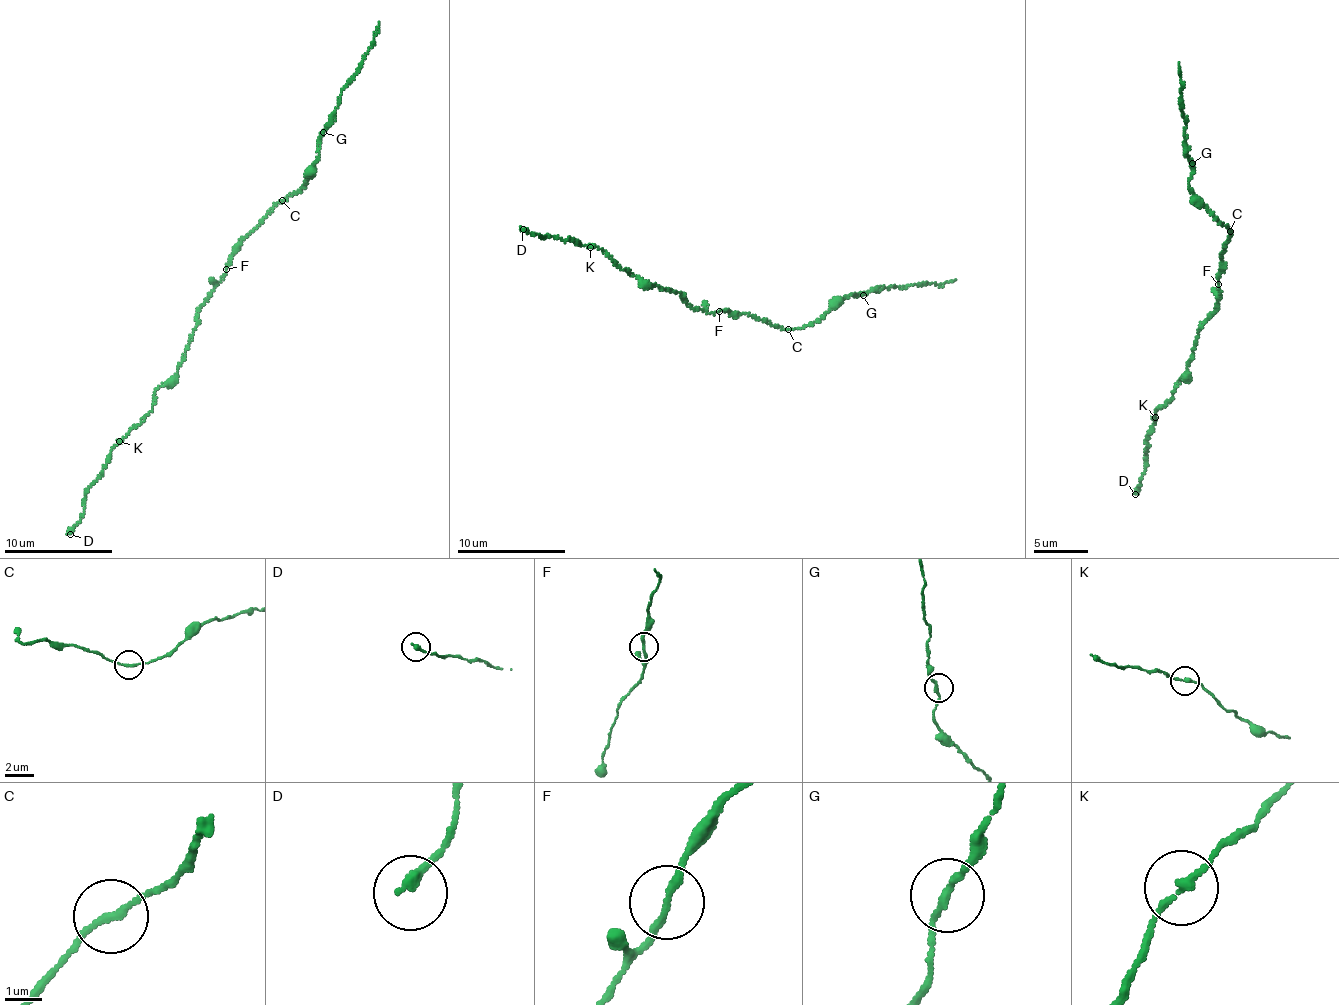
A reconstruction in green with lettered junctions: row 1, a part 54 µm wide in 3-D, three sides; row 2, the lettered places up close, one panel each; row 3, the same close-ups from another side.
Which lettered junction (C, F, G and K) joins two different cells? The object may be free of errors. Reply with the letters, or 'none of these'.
none of these

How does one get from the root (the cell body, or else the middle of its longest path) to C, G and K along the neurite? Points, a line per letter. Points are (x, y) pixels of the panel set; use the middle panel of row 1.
C: (720, 310), (749, 313), (788, 329)
G: (720, 310), (749, 313), (784, 330), (800, 329), (814, 322), (842, 299), (855, 293), (858, 297), (863, 295)
K: (720, 310), (710, 313), (703, 309), (697, 310), (677, 292), (650, 285), (627, 272), (599, 249), (591, 247)

